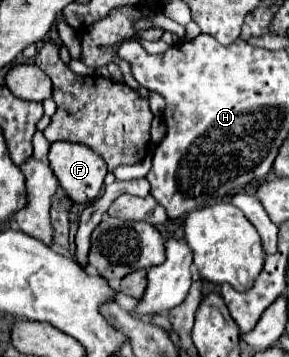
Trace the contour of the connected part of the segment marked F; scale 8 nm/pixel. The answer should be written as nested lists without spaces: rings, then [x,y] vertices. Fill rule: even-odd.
[[[56,141],[50,145],[48,161],[60,187],[74,203],[88,205],[98,197],[108,171],[104,159],[90,147]]]

